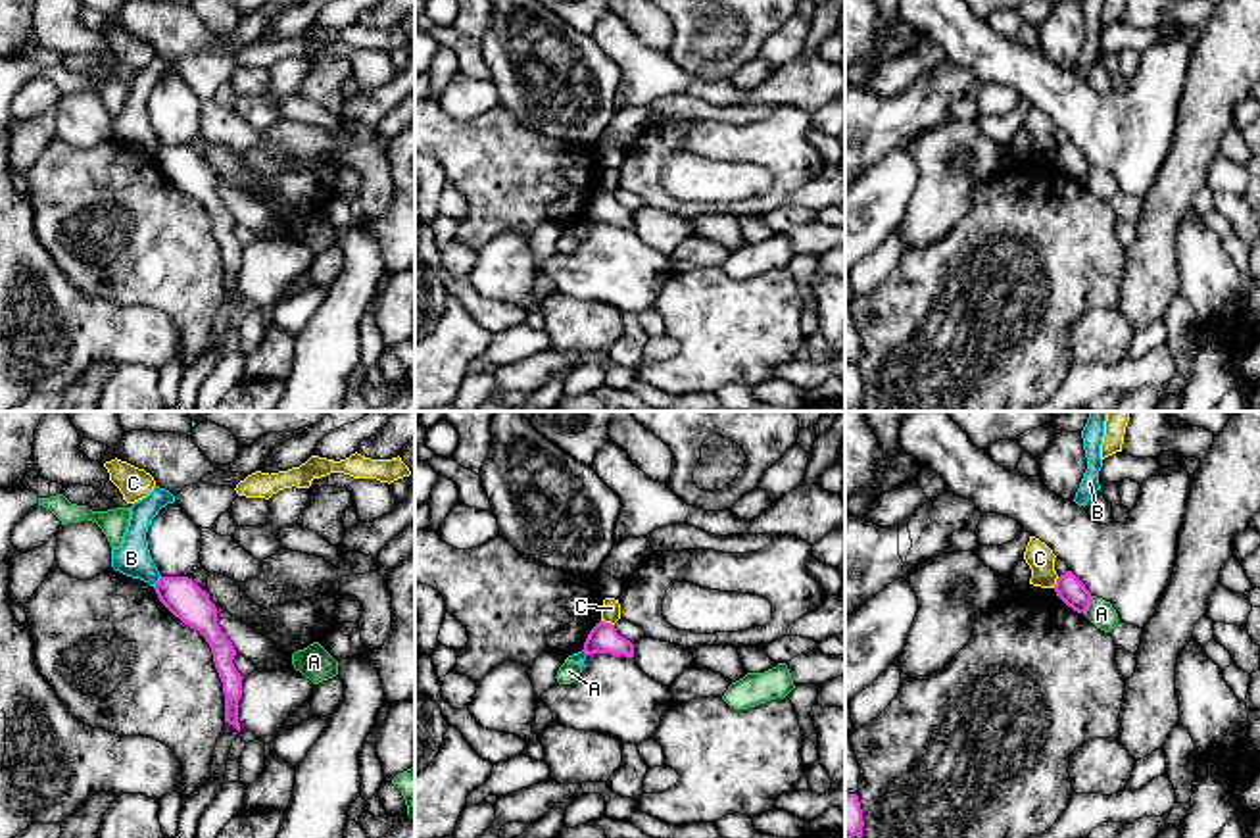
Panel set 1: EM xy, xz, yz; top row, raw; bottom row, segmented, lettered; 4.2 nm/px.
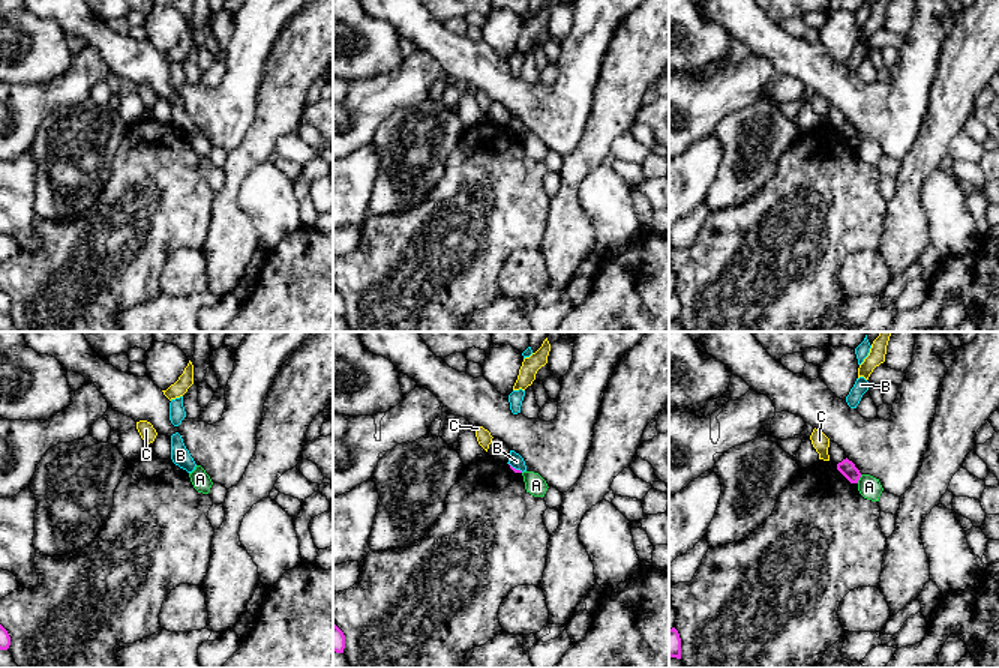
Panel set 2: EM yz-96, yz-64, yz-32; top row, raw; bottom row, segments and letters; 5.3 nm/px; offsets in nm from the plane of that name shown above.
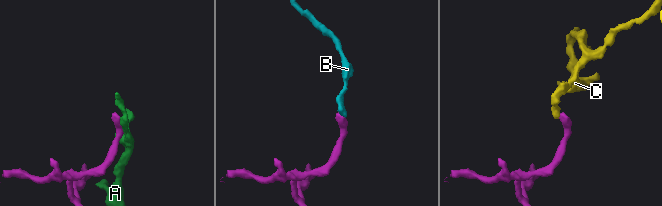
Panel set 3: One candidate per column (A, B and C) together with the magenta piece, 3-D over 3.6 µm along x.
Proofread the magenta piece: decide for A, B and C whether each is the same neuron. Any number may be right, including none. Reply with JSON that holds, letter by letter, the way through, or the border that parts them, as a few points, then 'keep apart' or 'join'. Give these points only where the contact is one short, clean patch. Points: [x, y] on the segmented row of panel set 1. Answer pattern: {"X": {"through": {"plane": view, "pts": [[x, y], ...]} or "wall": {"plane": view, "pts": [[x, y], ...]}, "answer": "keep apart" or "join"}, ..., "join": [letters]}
{"A": {"wall": {"plane": "yz", "pts": [[1093, 596], [1084, 614]]}, "answer": "keep apart"}, "B": {"wall": {"plane": "xy", "pts": [[160, 575], [154, 587]]}, "answer": "keep apart"}, "C": {"wall": {"plane": "xz", "pts": [[602, 619], [613, 625]]}, "answer": "keep apart"}, "join": []}

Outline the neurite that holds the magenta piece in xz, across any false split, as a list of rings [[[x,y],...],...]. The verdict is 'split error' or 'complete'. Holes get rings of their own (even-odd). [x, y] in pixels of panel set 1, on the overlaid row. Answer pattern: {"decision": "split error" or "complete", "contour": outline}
{"decision": "complete", "contour": [[[599,621],[588,634],[584,642],[584,652],[588,655],[594,653],[611,653],[611,655],[624,655],[634,657],[634,644],[620,636],[615,625]]]}

